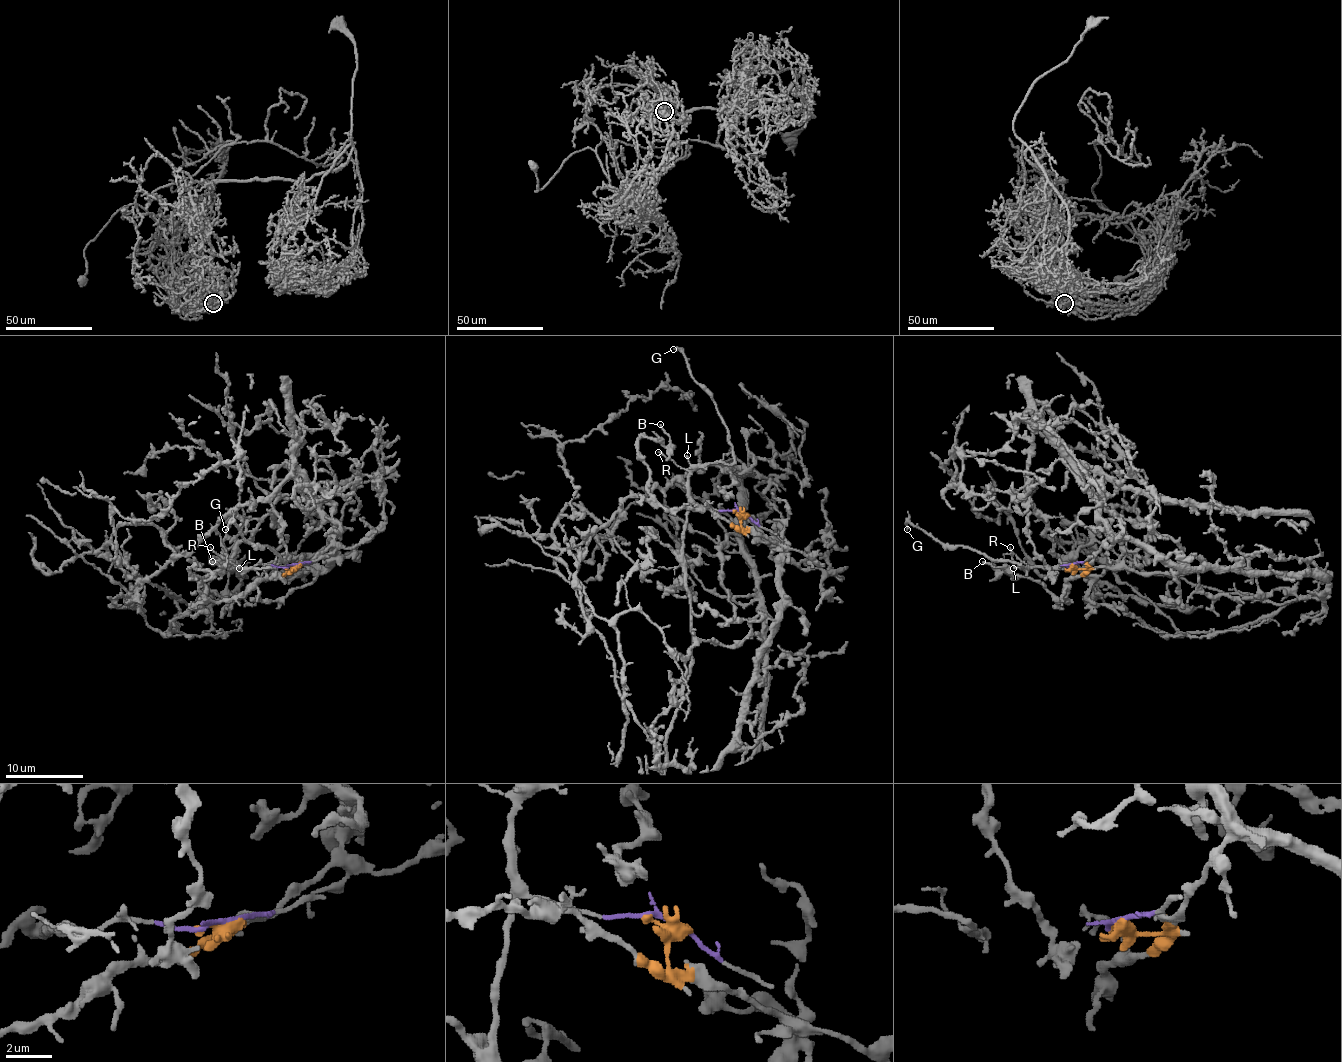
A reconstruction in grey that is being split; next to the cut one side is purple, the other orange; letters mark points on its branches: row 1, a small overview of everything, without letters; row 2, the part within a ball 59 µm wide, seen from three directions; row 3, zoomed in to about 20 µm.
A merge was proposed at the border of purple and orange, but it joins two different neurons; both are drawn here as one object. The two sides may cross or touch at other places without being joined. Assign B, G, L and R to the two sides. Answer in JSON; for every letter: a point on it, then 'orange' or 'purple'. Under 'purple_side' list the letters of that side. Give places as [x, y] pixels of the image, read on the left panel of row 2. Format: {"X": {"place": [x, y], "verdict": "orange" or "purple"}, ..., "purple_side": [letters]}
{"B": {"place": [212, 561], "verdict": "orange"}, "G": {"place": [225, 529], "verdict": "purple"}, "L": {"place": [239, 568], "verdict": "purple"}, "R": {"place": [210, 547], "verdict": "purple"}, "purple_side": ["G", "L", "R"]}

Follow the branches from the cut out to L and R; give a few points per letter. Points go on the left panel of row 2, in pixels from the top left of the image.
L: (293, 565), (238, 569)
R: (293, 565), (238, 567), (209, 547)

